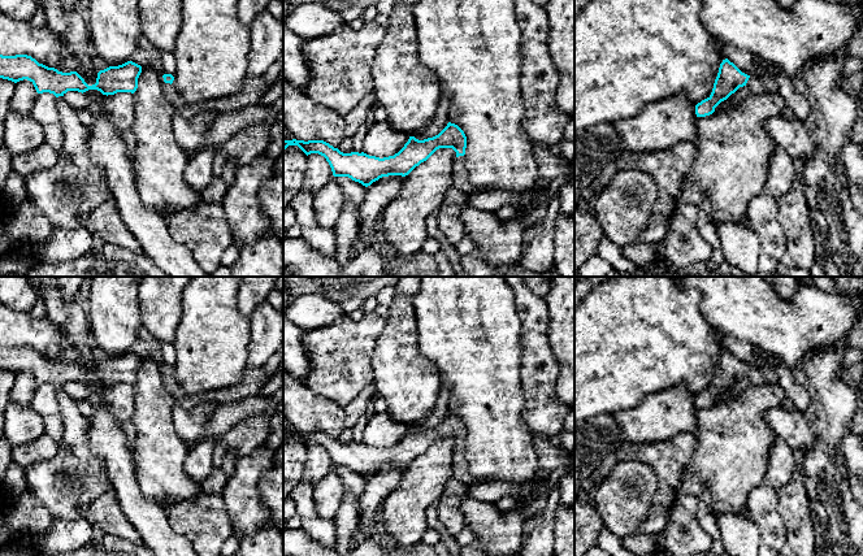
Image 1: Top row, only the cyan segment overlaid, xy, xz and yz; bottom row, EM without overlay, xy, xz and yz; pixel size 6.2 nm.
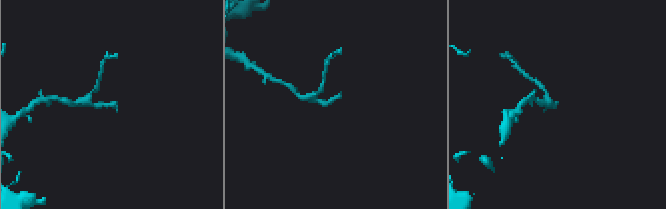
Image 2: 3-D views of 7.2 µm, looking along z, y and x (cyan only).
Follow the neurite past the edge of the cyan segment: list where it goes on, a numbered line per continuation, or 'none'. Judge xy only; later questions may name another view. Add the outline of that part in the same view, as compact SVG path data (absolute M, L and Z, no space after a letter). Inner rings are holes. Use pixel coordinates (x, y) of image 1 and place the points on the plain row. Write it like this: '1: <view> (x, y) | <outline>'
1: xy (254, 379) | M264 368L259 369L247 369L243 377L243 381L238 385L212 390L196 396L188 396L175 382L174 377L165 374L164 383L165 387L174 396L177 403L190 405L199 401L209 401L214 404L239 401L246 398L257 395L259 391L268 383L272 377L273 370Z

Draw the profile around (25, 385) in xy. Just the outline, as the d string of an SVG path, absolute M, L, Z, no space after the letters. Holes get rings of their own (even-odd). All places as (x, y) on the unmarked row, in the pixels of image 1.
M23 370L16 374L14 386L10 391L9 400L12 403L30 407L38 383L32 373Z

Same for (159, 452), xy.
M142 357L131 422L136 429L133 447L136 478L143 495L170 508L191 501L200 485L188 477L183 461L188 444L173 423L175 399L164 383L165 373L152 357Z

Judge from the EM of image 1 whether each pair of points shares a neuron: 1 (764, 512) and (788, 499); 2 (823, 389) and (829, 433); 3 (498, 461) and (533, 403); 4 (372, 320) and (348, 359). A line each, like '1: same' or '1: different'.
1: different
2: same
3: different
4: same

